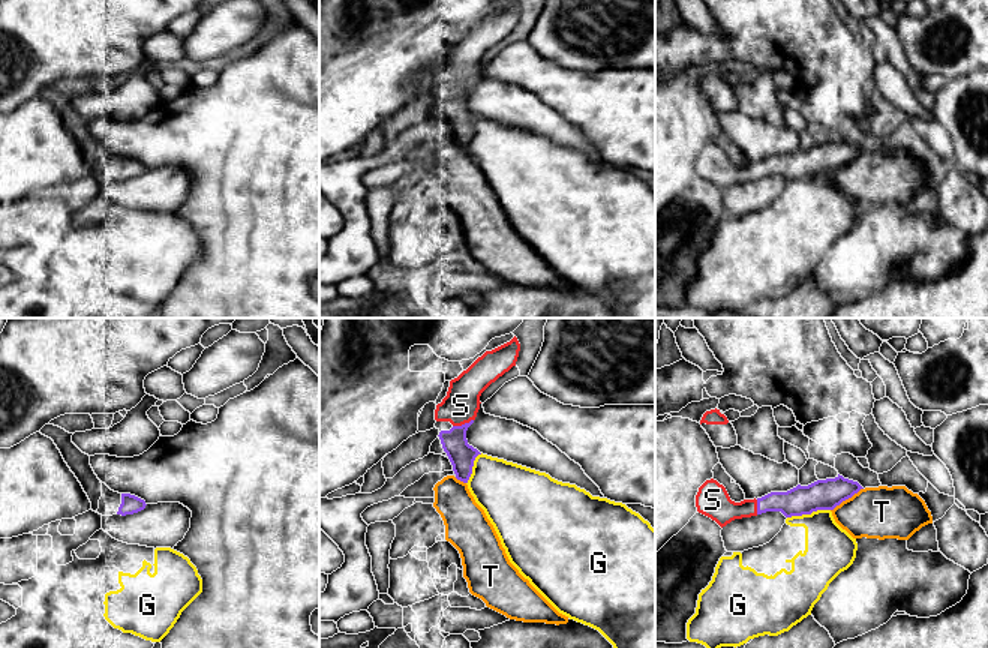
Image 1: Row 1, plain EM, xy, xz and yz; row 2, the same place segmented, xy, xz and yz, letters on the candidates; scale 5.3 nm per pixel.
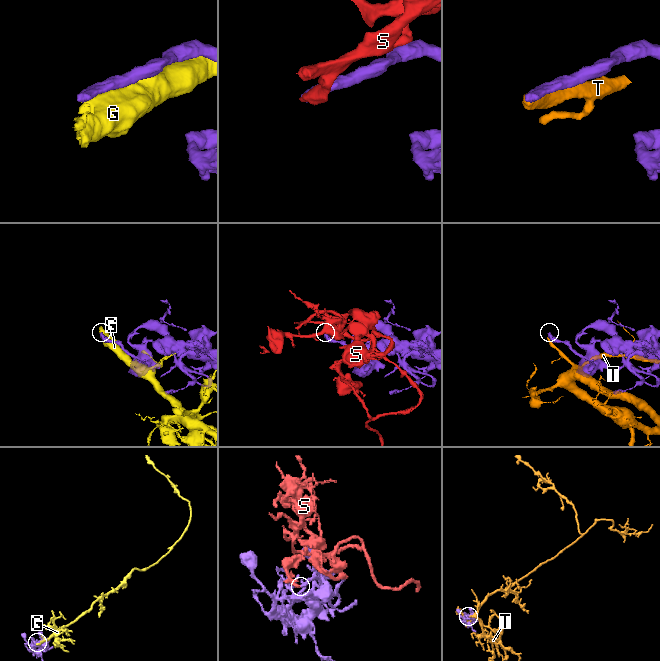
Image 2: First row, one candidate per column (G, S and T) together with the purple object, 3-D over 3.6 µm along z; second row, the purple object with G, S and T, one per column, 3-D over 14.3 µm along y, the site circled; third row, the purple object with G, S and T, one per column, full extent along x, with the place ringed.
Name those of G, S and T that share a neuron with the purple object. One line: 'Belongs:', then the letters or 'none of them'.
Belongs: S

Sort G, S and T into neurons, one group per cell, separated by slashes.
G / S / T

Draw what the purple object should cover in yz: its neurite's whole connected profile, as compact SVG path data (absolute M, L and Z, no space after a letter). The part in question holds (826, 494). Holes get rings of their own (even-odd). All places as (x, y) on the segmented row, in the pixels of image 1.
M837 476L808 486L798 484L787 492L771 492L762 498L735 502L717 480L706 480L696 495L697 512L715 520L721 528L735 519L766 512L781 512L786 518L834 510L843 501L864 489L858 482Z

